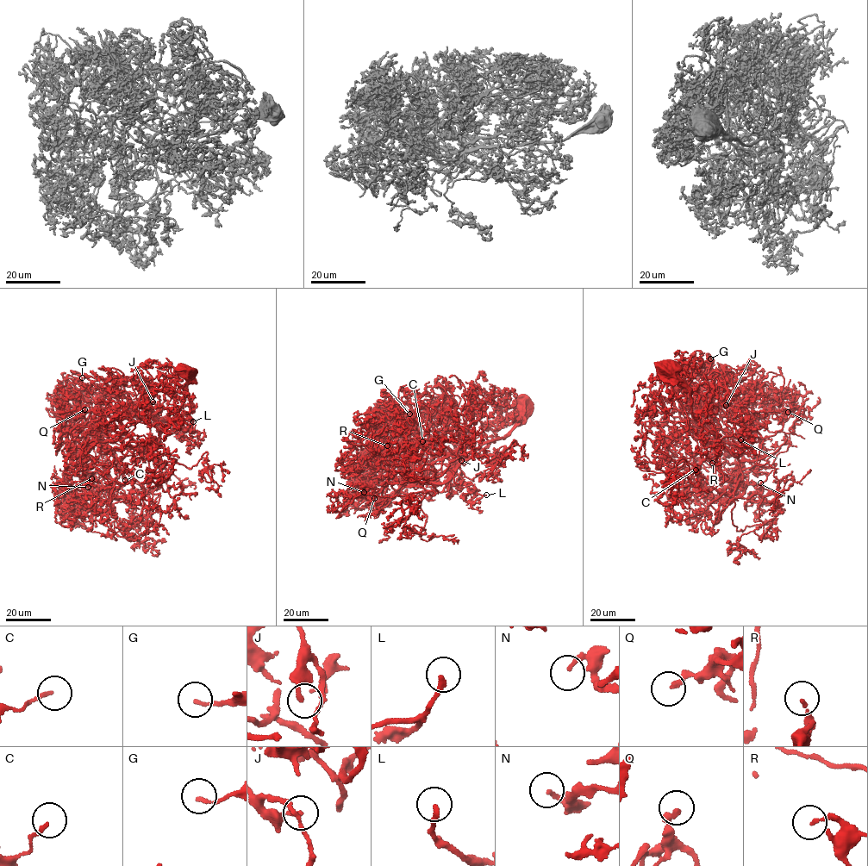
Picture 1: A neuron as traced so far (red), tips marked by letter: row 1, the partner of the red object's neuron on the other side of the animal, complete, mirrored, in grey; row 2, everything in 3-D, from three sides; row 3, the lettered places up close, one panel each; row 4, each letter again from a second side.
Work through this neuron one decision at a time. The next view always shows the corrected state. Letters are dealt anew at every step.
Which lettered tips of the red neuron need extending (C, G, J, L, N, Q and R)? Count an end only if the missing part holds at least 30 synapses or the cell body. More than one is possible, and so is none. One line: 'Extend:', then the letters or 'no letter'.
Extend: C, L

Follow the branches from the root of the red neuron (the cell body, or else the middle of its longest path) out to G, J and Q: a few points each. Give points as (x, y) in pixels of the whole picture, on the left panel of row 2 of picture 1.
G: (187, 373), (157, 446), (134, 451), (153, 440), (134, 420), (128, 379), (112, 368), (108, 381), (82, 377)
J: (187, 373), (181, 409), (153, 449), (109, 434), (151, 414), (128, 414), (123, 377), (151, 383), (152, 401)
Q: (187, 373), (181, 409), (153, 449), (92, 424), (95, 414), (122, 414), (113, 409), (109, 395), (84, 409)

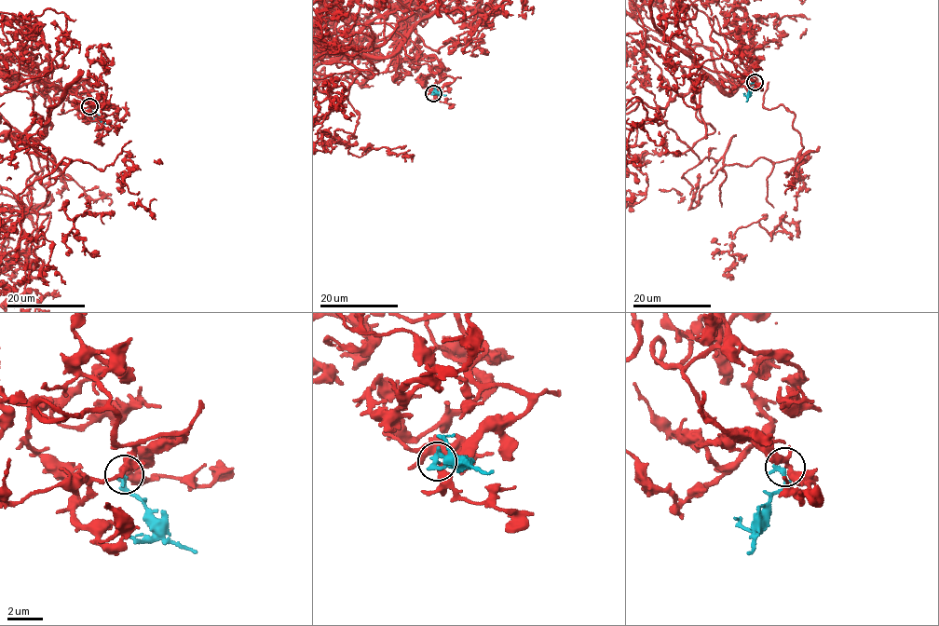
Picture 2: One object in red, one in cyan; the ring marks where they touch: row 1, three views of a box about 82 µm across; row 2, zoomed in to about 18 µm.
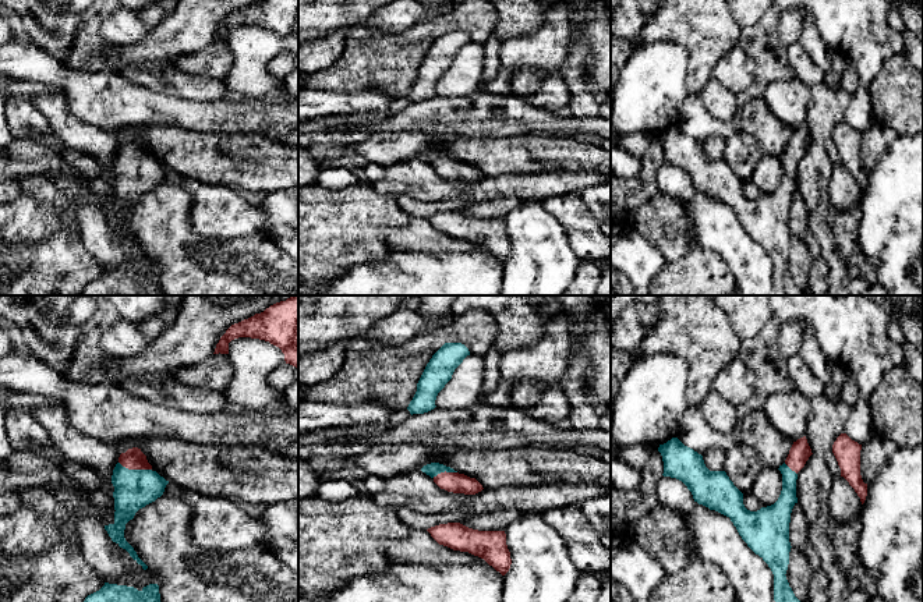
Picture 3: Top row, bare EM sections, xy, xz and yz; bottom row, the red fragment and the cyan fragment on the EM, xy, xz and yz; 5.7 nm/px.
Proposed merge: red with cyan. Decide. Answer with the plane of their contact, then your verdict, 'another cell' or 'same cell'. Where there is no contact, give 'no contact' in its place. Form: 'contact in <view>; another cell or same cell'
contact in xy; same cell

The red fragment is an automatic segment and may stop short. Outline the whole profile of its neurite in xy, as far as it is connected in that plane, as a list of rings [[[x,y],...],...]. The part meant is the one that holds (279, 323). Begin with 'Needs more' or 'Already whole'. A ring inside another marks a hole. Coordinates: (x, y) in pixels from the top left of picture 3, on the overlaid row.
Already whole. [[[298,295],[231,325],[220,337],[213,354],[229,354],[229,343],[238,337],[269,341],[282,350],[286,364],[298,368]]]

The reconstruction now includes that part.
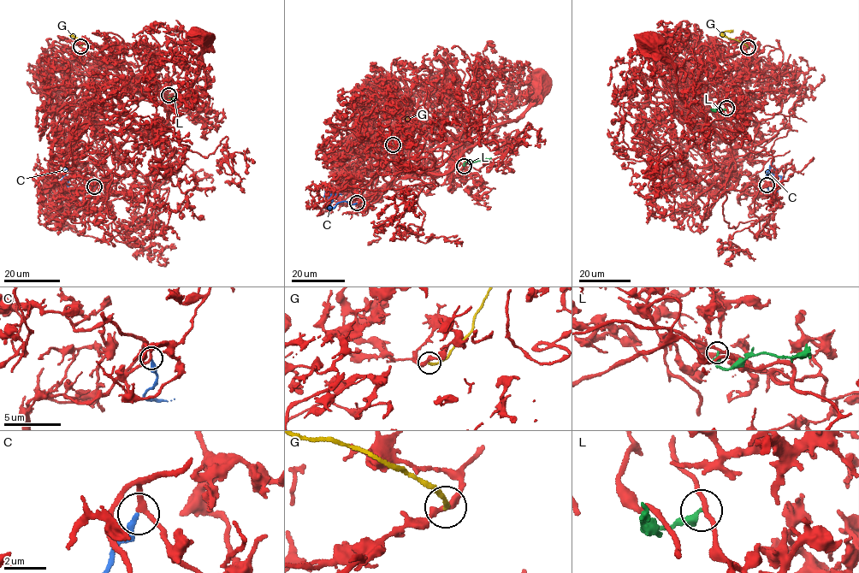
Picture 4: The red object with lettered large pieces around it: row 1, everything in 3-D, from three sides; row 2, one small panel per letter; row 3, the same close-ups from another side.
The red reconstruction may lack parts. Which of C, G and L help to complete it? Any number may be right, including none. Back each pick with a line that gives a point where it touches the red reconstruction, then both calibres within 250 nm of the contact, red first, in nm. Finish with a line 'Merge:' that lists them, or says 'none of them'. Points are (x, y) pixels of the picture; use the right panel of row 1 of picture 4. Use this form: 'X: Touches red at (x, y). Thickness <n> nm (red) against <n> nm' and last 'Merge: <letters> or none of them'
C: Touches red at (767, 185). Thickness 240 nm (red) against 280 nm
Merge: C

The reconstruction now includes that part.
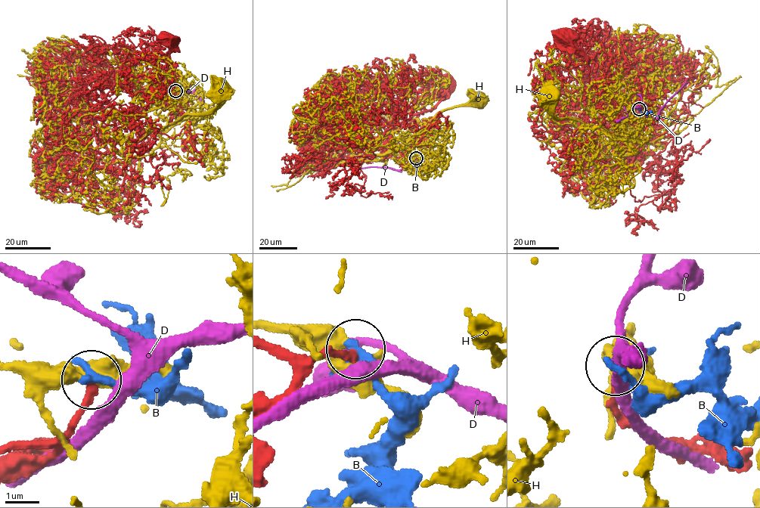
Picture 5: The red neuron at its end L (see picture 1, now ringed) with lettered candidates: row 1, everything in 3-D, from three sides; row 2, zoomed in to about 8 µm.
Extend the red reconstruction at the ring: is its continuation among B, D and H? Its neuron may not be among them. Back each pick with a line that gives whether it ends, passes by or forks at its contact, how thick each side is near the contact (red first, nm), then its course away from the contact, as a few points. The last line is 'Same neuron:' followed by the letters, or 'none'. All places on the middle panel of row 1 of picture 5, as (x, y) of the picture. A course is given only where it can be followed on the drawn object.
Same neuron: none

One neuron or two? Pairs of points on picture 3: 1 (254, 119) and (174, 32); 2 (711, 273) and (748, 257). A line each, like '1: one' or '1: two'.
1: two
2: two

